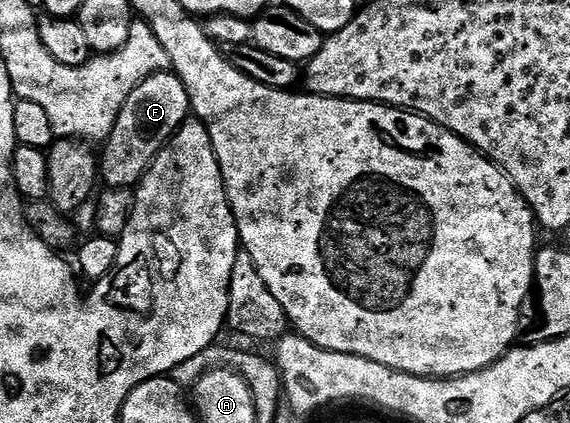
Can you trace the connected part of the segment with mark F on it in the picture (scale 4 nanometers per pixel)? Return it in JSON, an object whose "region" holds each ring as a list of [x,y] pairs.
{"region":[[[168,70],[145,78],[145,82],[129,94],[125,106],[121,106],[121,114],[102,145],[103,156],[101,152],[97,160],[102,183],[109,188],[134,189],[151,169],[155,156],[191,115],[189,94],[179,76]]]}

